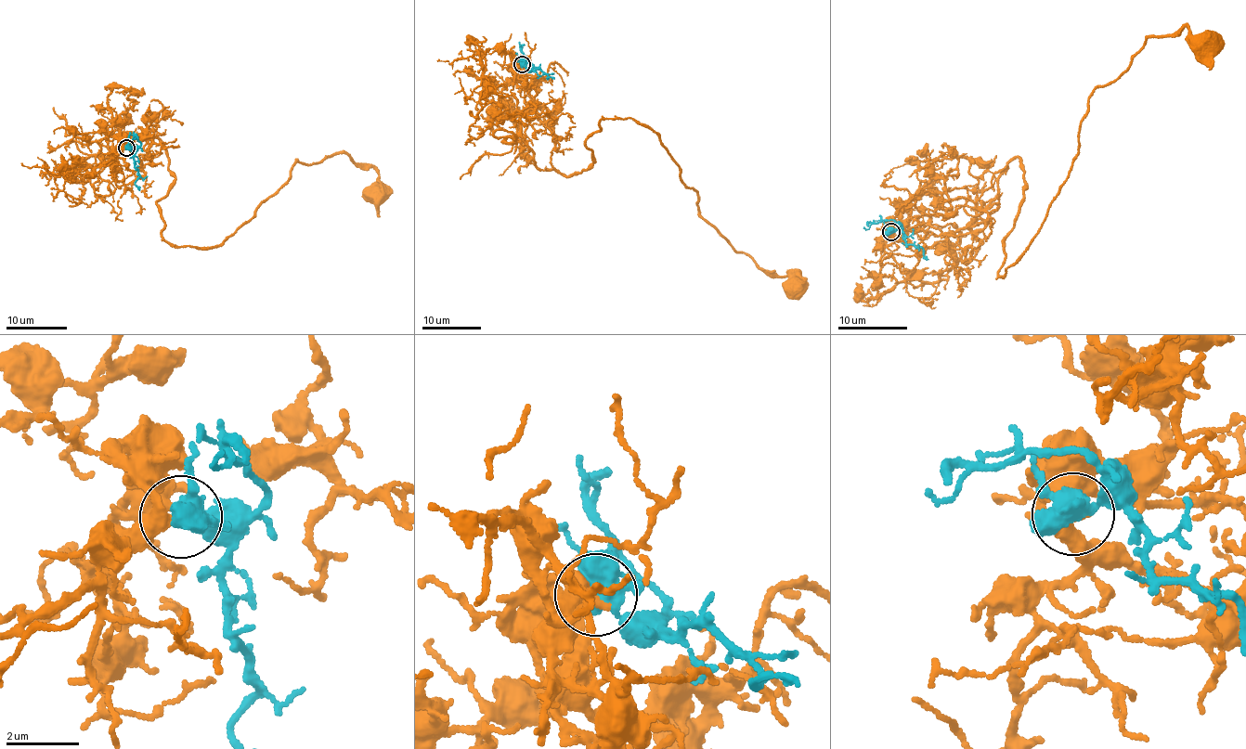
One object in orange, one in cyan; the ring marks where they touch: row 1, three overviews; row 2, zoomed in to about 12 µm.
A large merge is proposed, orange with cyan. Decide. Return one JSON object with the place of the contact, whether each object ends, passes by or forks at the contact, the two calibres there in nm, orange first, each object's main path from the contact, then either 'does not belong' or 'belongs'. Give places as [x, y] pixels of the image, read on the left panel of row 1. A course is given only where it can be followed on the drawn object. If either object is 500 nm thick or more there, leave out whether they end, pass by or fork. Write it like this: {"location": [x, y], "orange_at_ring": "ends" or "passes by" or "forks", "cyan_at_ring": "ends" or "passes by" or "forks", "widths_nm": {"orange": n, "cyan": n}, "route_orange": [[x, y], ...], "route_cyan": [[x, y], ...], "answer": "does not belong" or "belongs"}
{"location": [126, 148], "orange_at_ring": "passes by", "cyan_at_ring": "forks", "widths_nm": {"orange": 300, "cyan": 480}, "route_orange": [[127, 148], [158, 138], [169, 158], [156, 204], [175, 246], [214, 248], [297, 161], [346, 153], [375, 194]], "route_cyan": [[127, 148], [133, 154], [138, 190]], "answer": "belongs"}

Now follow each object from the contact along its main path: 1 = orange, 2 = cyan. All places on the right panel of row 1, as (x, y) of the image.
1: (891, 232), (1017, 158), (1002, 277), (1089, 95), (1149, 36), (1206, 47)
2: (891, 232), (902, 232), (904, 241), (921, 247), (923, 256), (928, 260)

